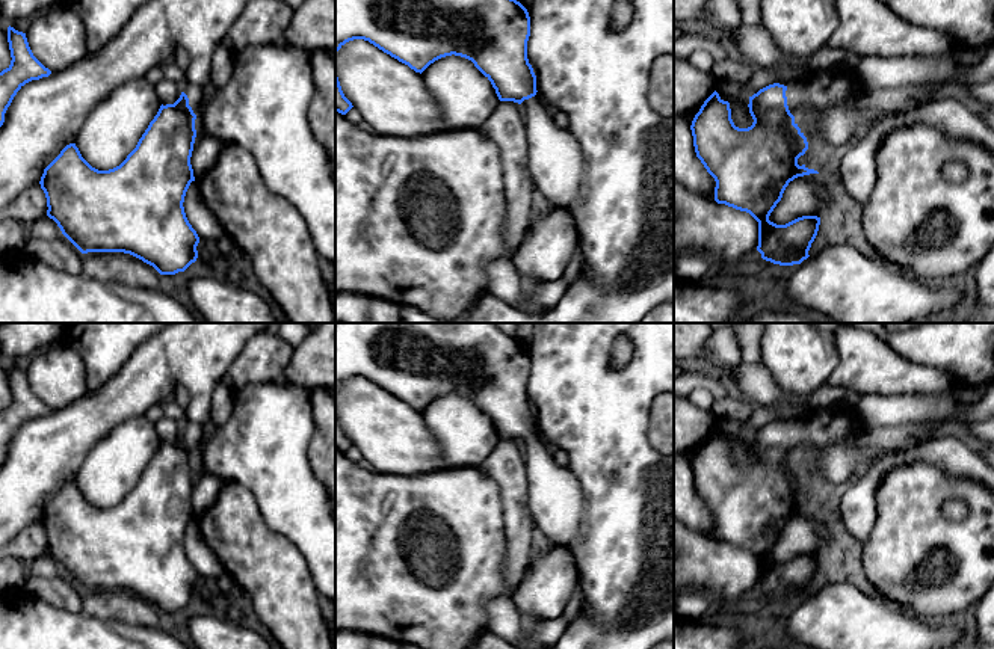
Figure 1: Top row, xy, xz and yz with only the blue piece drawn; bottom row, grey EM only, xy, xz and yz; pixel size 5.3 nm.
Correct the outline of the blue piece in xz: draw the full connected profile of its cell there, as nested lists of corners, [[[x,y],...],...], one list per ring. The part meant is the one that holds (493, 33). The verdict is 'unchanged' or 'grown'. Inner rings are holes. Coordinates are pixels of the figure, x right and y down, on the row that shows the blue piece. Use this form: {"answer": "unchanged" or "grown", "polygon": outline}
{"answer": "grown", "polygon": [[[335,0],[335,54],[346,42],[364,39],[420,74],[446,56],[455,54],[471,60],[491,82],[500,101],[521,106],[529,142],[527,165],[533,184],[550,207],[570,211],[580,196],[585,180],[583,152],[571,131],[553,122],[545,103],[536,95],[536,75],[527,59],[529,36],[530,17],[517,0]]]}

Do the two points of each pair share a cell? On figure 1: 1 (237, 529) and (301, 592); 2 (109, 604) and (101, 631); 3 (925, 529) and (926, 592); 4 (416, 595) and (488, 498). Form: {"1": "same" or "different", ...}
{"1": "same", "2": "different", "3": "same", "4": "same"}

